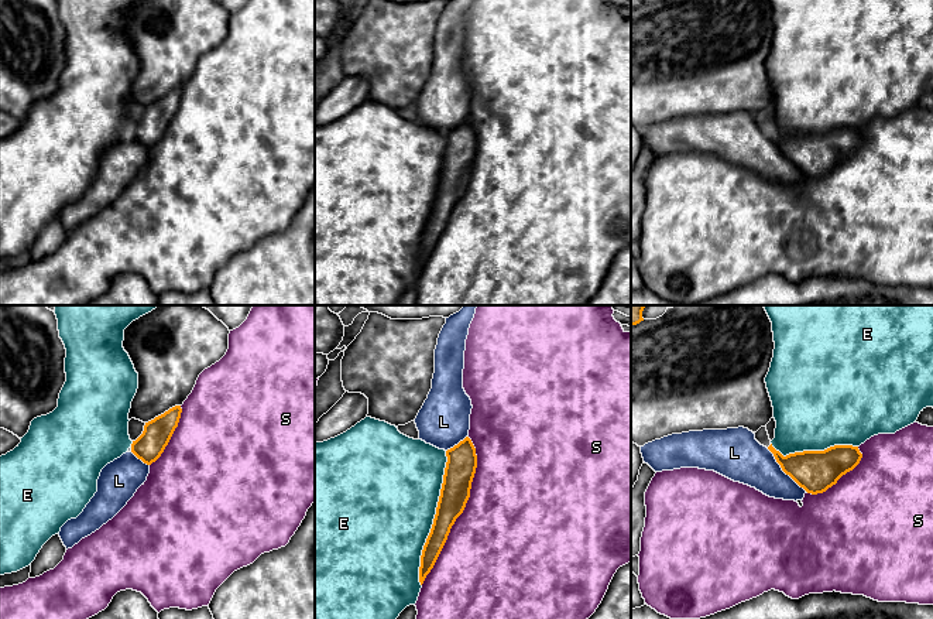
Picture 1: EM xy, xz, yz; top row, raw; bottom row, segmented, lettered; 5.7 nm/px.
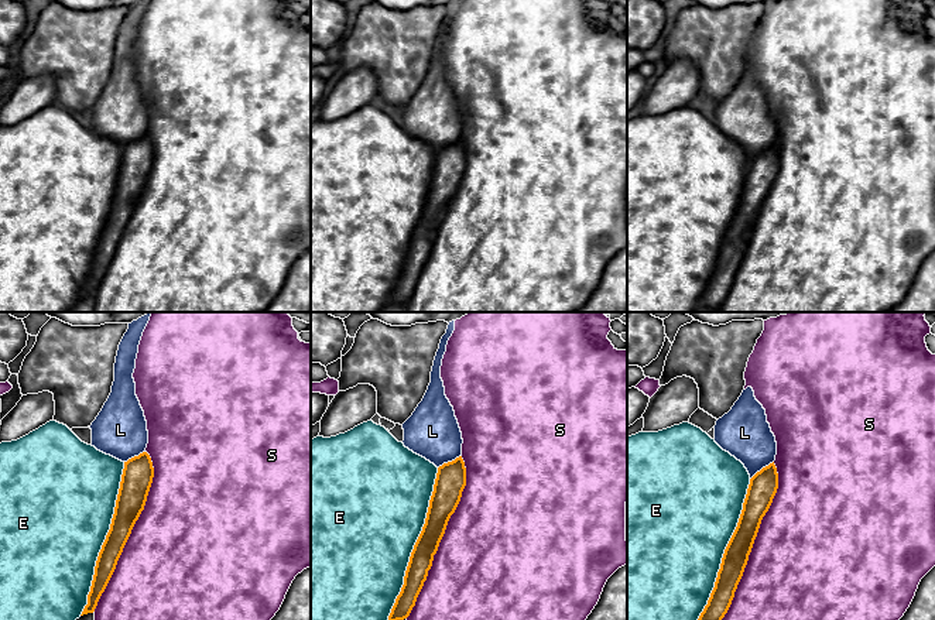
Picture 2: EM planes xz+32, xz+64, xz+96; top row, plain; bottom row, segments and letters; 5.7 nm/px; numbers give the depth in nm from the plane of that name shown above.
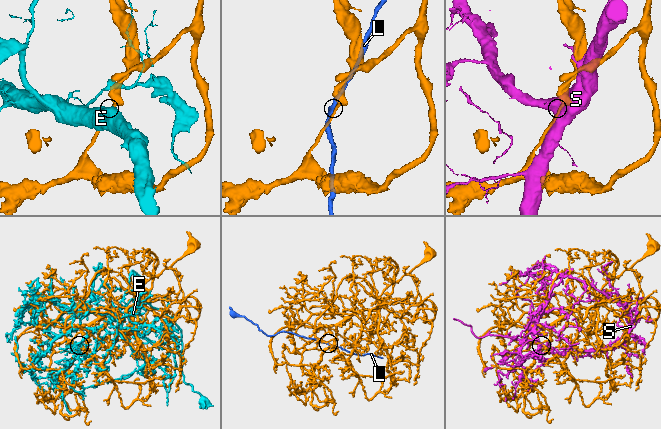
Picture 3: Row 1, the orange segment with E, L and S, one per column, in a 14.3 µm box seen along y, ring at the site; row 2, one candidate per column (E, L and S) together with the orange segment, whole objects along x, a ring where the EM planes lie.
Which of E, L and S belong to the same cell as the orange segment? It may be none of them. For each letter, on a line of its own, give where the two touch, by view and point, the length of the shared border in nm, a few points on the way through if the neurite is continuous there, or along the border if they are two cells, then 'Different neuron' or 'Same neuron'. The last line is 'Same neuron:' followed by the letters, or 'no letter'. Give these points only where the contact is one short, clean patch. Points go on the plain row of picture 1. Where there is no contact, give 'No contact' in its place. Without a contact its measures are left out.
E: Touches orange at xz (434, 202). Shared border 800 nm. Different neuron
L: Touches orange at yz (784, 154). Shared border 340 nm. Different neuron
S: Touches orange at xz (463, 192). Shared border 900 nm. Different neuron
Same neuron: no letter

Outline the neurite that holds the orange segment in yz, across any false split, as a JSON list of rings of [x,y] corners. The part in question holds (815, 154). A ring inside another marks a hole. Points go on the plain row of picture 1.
[[[772,127],[768,133],[782,154],[812,178],[823,177],[836,168],[862,141],[858,130],[853,129],[834,129],[824,134],[803,134],[786,140],[776,134]]]

